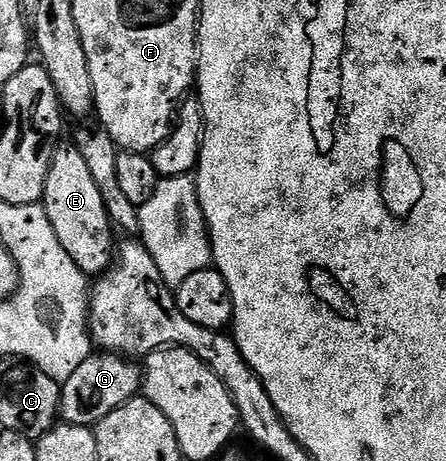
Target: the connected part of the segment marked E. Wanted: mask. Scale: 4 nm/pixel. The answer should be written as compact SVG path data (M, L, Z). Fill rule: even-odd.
M59 145L54 150L41 205L48 213L48 221L52 221L52 229L56 229L56 237L60 237L60 245L64 245L68 257L76 261L87 277L98 277L110 270L116 259L116 231L108 217L108 209L104 209L100 188L77 145Z

